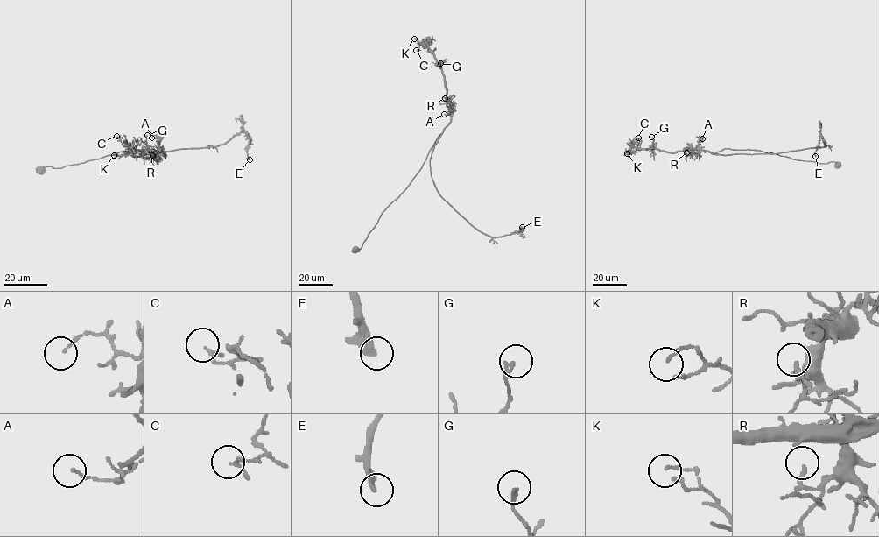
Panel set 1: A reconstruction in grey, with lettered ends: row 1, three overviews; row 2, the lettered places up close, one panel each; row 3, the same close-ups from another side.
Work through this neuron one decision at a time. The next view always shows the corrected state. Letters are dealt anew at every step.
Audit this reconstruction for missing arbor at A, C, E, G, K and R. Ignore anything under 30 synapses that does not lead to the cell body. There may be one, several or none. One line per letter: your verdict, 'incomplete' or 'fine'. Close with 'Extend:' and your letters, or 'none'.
A: fine
C: fine
E: incomplete
G: fine
K: fine
R: fine
Extend: E

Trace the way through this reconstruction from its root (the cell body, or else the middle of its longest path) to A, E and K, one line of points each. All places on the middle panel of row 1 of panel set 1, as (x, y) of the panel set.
A: (355, 249), (361, 247), (381, 213), (421, 168), (435, 140), (450, 121), (451, 109), (448, 115), (444, 114)
E: (355, 249), (411, 182), (446, 127), (430, 159), (438, 193), (487, 235), (509, 235), (522, 227)
K: (355, 249), (361, 247), (381, 213), (411, 182), (450, 120), (451, 107), (441, 67), (434, 54), (414, 38)

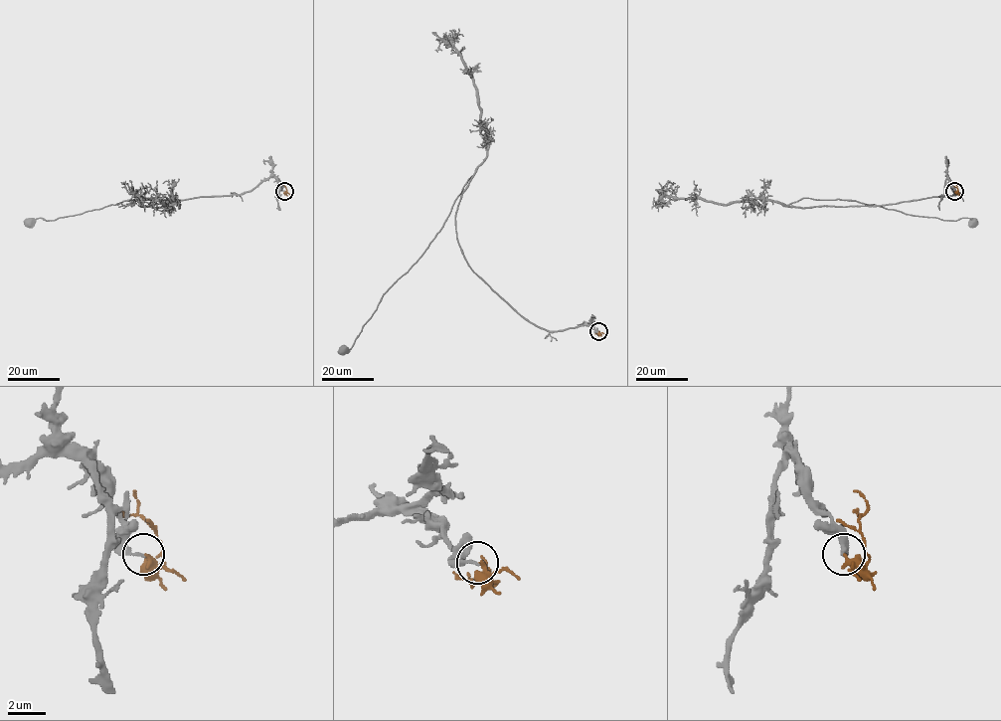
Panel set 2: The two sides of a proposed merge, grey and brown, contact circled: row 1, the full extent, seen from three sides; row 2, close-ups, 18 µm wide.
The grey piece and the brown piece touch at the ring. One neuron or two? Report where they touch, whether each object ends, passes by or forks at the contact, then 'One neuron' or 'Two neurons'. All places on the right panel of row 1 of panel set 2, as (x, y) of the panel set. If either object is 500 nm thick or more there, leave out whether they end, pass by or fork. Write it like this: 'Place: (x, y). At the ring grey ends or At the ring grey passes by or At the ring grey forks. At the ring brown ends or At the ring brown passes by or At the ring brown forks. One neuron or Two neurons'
Place: (954, 191). At the ring grey ends. At the ring brown ends. Two neurons

